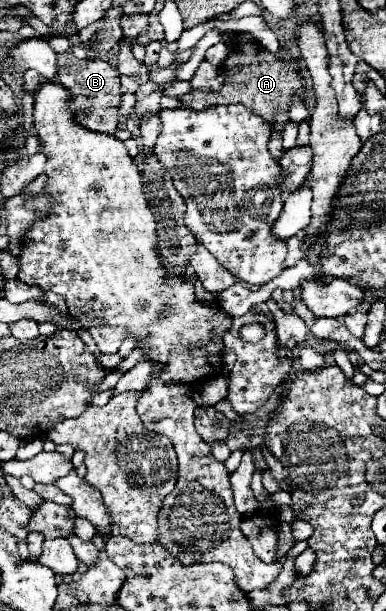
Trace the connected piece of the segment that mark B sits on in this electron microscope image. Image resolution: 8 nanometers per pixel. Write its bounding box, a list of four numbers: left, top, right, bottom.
[54,52,122,132]

